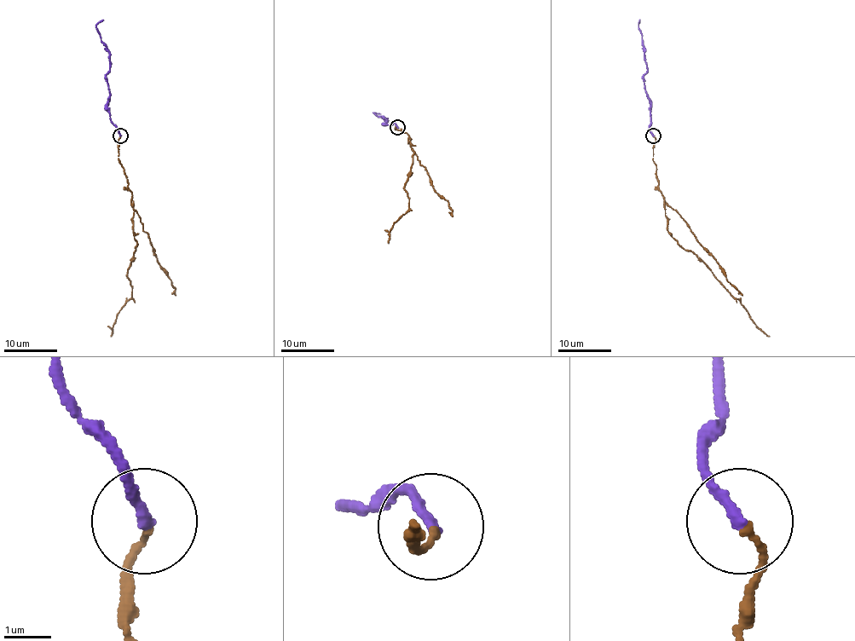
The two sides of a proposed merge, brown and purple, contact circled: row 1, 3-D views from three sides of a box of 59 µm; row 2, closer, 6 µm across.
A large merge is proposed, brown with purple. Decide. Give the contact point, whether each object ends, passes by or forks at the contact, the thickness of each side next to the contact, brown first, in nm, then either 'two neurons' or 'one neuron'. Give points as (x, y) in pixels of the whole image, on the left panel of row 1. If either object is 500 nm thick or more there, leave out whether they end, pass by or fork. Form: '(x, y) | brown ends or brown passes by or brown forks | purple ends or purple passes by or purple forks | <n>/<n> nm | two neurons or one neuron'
(120, 135) | brown ends | purple ends | 130/220 nm | two neurons

